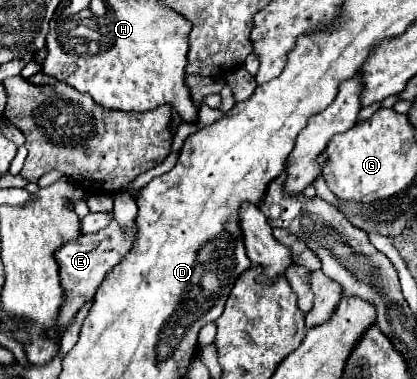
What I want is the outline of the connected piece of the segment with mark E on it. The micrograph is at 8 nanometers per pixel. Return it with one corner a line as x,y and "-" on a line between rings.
112,219
110,225
104,227
102,231
92,233
92,235
80,235
78,239
68,241
66,245
62,245
54,253
54,257
58,261
58,267
60,267
60,283
62,283
62,289
64,289
64,303
58,311
58,329
62,333
74,323
74,317
80,311
80,307
86,301
94,299
94,293
98,291
98,287
106,279
106,275
124,259
126,253
130,253
130,249
134,247
136,235
138,235
136,223
132,223
130,227
120,227

